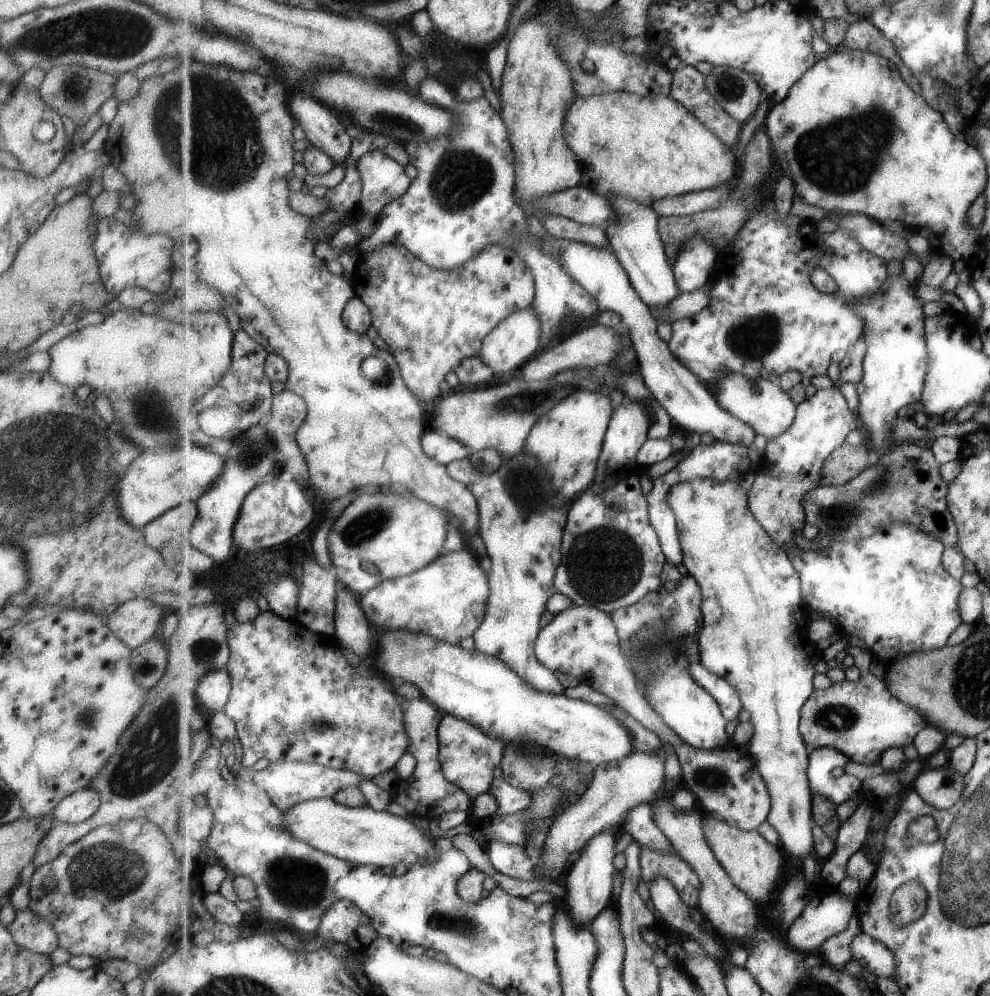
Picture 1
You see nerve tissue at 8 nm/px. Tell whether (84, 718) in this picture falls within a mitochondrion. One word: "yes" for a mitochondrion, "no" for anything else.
yes

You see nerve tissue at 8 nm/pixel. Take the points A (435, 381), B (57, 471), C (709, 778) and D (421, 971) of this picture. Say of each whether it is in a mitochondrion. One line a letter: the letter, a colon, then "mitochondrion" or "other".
A: other
B: mitochondrion
C: mitochondrion
D: other

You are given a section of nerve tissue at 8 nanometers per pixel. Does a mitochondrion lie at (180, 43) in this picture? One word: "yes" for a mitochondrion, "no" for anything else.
no

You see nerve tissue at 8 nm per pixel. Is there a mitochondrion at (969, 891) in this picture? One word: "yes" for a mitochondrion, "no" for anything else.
yes

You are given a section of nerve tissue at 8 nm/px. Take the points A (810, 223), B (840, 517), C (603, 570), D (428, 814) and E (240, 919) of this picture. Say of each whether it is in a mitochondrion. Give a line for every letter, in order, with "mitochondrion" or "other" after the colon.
A: other
B: mitochondrion
C: mitochondrion
D: other
E: other

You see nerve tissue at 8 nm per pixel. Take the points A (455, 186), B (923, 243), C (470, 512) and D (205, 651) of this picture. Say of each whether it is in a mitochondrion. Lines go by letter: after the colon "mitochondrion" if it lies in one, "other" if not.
A: mitochondrion
B: other
C: other
D: mitochondrion

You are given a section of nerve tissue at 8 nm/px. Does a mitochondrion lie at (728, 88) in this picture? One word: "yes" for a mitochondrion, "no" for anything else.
yes

